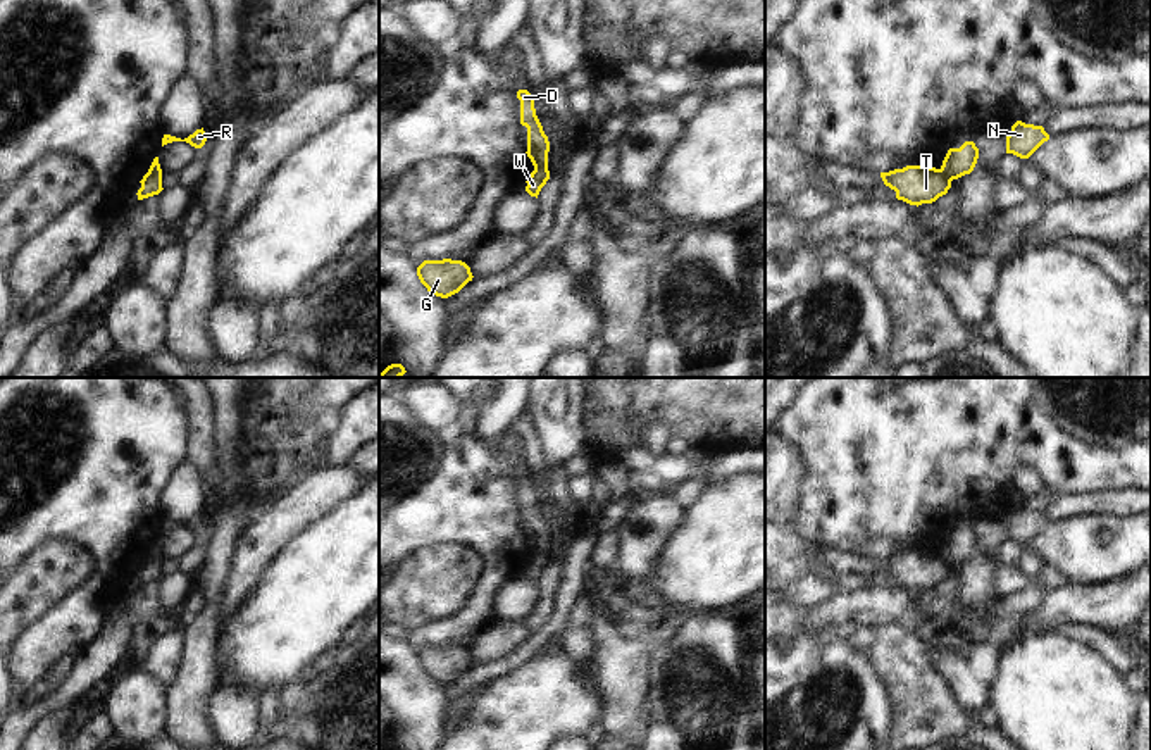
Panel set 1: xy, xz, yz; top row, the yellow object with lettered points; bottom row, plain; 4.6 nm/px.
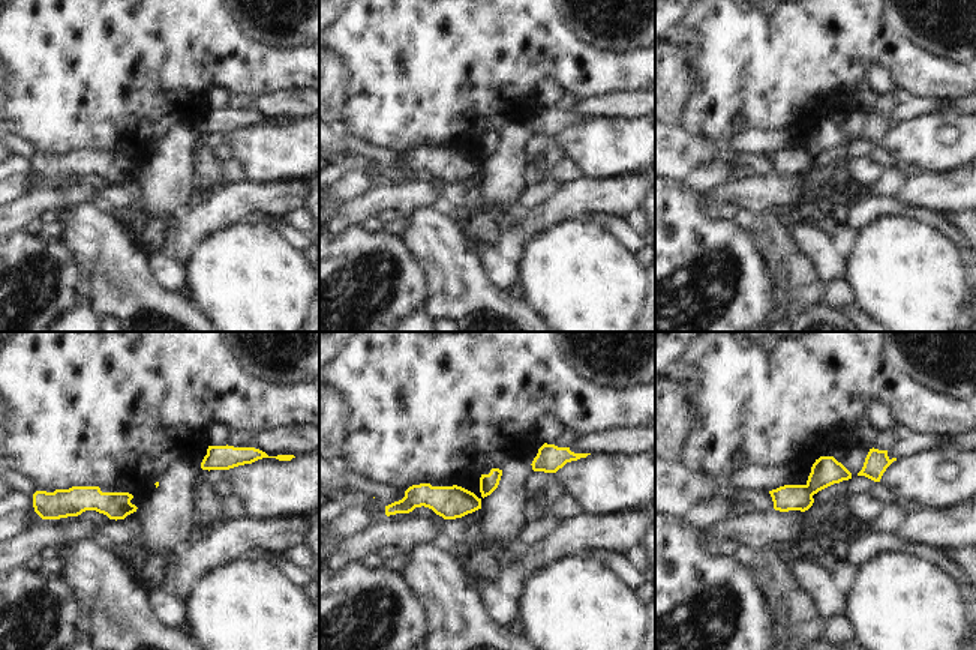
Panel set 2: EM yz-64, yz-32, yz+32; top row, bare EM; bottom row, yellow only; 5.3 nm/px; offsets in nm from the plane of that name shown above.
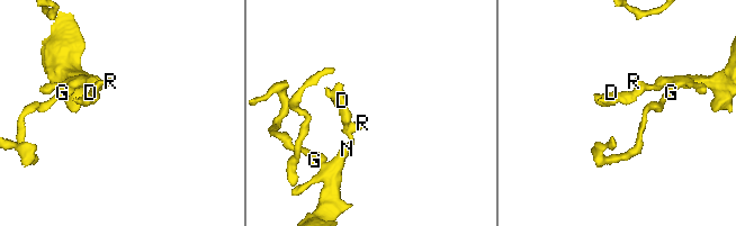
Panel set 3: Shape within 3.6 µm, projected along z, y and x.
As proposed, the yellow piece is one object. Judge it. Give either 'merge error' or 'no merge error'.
merge error

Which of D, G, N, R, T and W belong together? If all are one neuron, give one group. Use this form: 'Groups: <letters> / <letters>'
Groups: D T / G N R W

